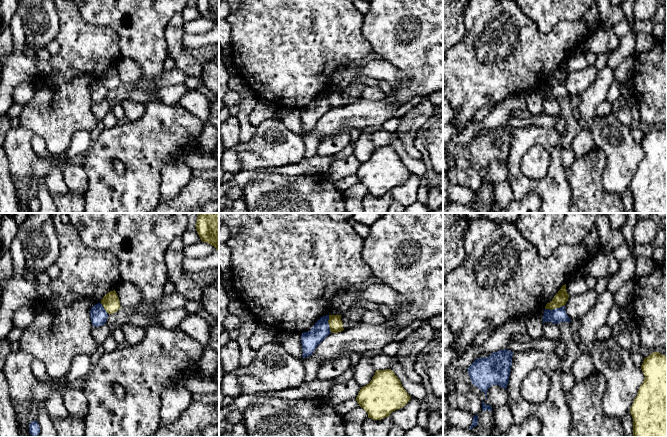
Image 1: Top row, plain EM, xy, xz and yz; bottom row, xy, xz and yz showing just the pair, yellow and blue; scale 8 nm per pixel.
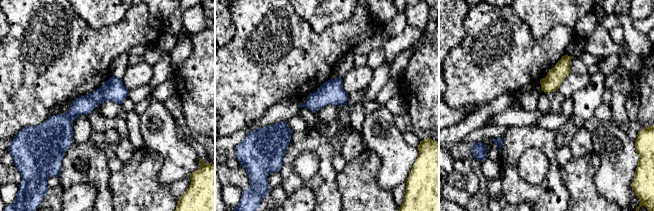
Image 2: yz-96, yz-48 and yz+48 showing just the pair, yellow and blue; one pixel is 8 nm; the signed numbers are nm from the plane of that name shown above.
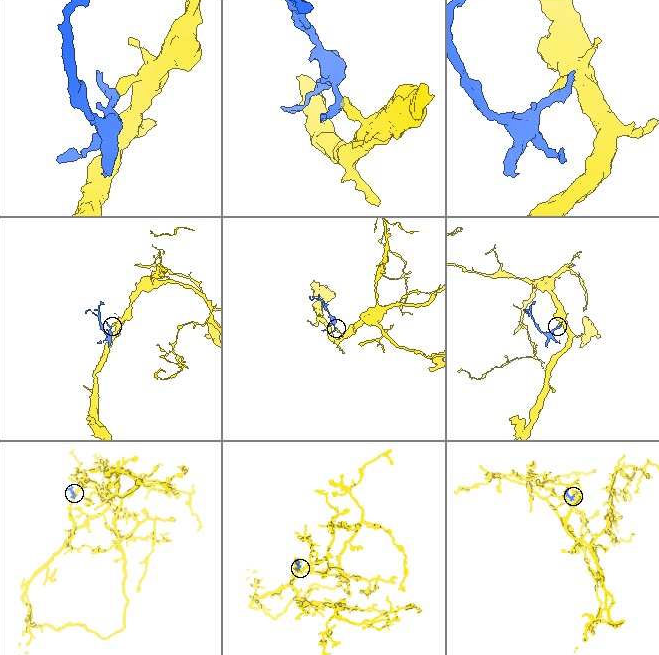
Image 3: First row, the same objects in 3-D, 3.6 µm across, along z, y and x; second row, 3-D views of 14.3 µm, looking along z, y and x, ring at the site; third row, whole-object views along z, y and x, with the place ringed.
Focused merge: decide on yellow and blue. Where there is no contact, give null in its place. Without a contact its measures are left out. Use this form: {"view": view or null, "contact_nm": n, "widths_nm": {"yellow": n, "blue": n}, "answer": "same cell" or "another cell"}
{"view": "yz", "contact_nm": 160, "widths_nm": {"yellow": 110, "blue": 120}, "answer": "another cell"}

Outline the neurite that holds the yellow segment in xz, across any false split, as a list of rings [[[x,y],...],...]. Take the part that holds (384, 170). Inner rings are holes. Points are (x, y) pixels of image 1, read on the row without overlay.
[[[391,145],[377,146],[372,156],[366,162],[361,163],[356,173],[359,182],[367,188],[368,194],[373,196],[381,196],[390,192],[393,187],[404,183],[410,175],[401,157]]]

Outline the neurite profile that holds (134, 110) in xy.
[[[126,99],[120,102],[125,112],[125,120],[136,121],[140,119],[145,112],[145,105],[143,103]]]

